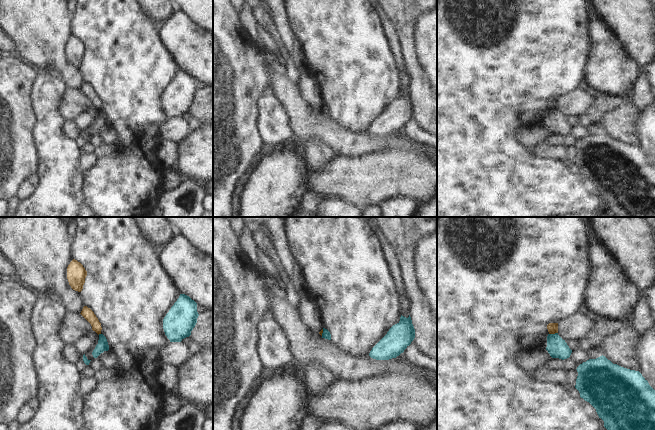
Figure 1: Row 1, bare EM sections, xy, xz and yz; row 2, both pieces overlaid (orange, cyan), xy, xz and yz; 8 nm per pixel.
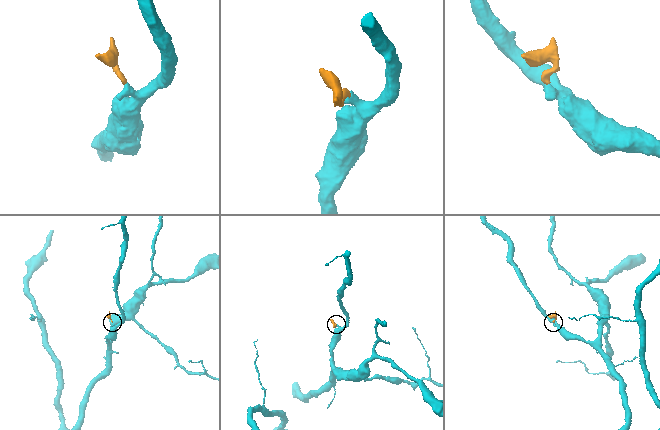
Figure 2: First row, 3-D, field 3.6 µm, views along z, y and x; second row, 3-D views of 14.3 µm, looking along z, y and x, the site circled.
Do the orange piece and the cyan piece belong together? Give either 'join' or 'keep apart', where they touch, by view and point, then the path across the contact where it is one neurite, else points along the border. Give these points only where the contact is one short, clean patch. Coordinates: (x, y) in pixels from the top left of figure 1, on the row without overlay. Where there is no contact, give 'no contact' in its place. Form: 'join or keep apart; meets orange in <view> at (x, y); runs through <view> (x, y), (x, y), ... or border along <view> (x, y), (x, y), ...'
keep apart; meets orange in yz at (553, 109); border along yz (557, 108), (549, 110)

